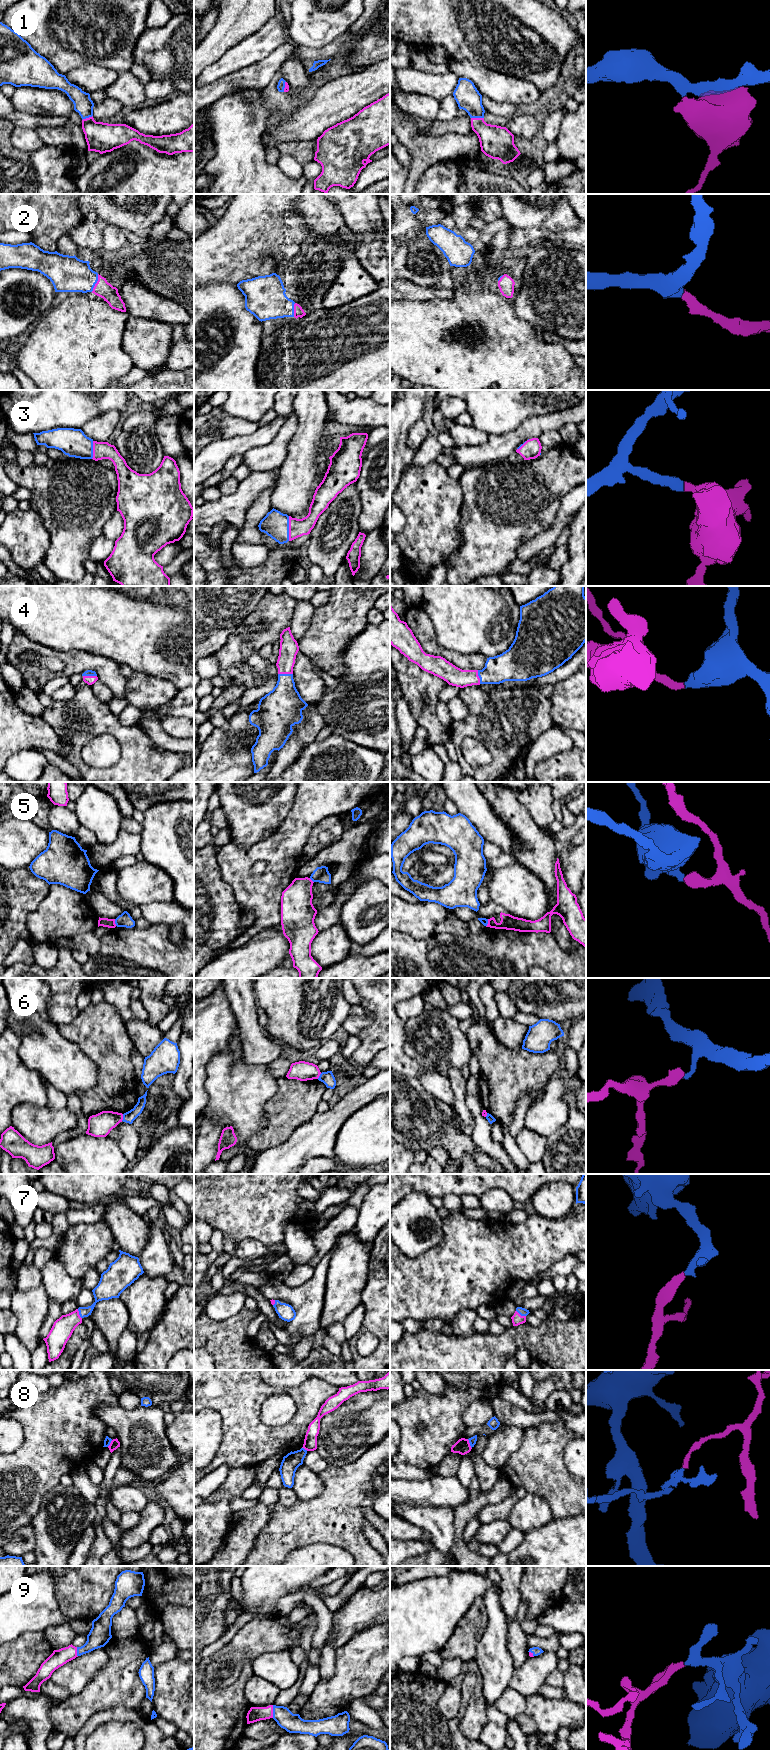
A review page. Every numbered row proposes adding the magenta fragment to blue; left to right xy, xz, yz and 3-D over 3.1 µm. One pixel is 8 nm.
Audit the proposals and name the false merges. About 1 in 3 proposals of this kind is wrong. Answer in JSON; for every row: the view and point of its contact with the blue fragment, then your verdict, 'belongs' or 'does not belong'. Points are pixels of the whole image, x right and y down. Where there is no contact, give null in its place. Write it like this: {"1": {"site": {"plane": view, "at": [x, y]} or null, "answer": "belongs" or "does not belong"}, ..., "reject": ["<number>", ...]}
{"1": {"site": {"plane": "yz", "at": [477, 117]}, "answer": "belongs"}, "2": {"site": {"plane": "xy", "at": [96, 282]}, "answer": "belongs"}, "3": {"site": {"plane": "xz", "at": [288, 528]}, "answer": "belongs"}, "4": {"site": {"plane": "xz", "at": [285, 674]}, "answer": "belongs"}, "5": {"site": {"plane": "xy", "at": [115, 922]}, "answer": "does not belong"}, "6": {"site": {"plane": "xy", "at": [123, 1117]}, "answer": "does not belong"}, "7": {"site": {"plane": "yz", "at": [521, 1315]}, "answer": "belongs"}, "8": {"site": {"plane": "yz", "at": [470, 1444]}, "answer": "does not belong"}, "9": {"site": {"plane": "xz", "at": [273, 1711]}, "answer": "belongs"}, "reject": ["5", "6", "8"]}

